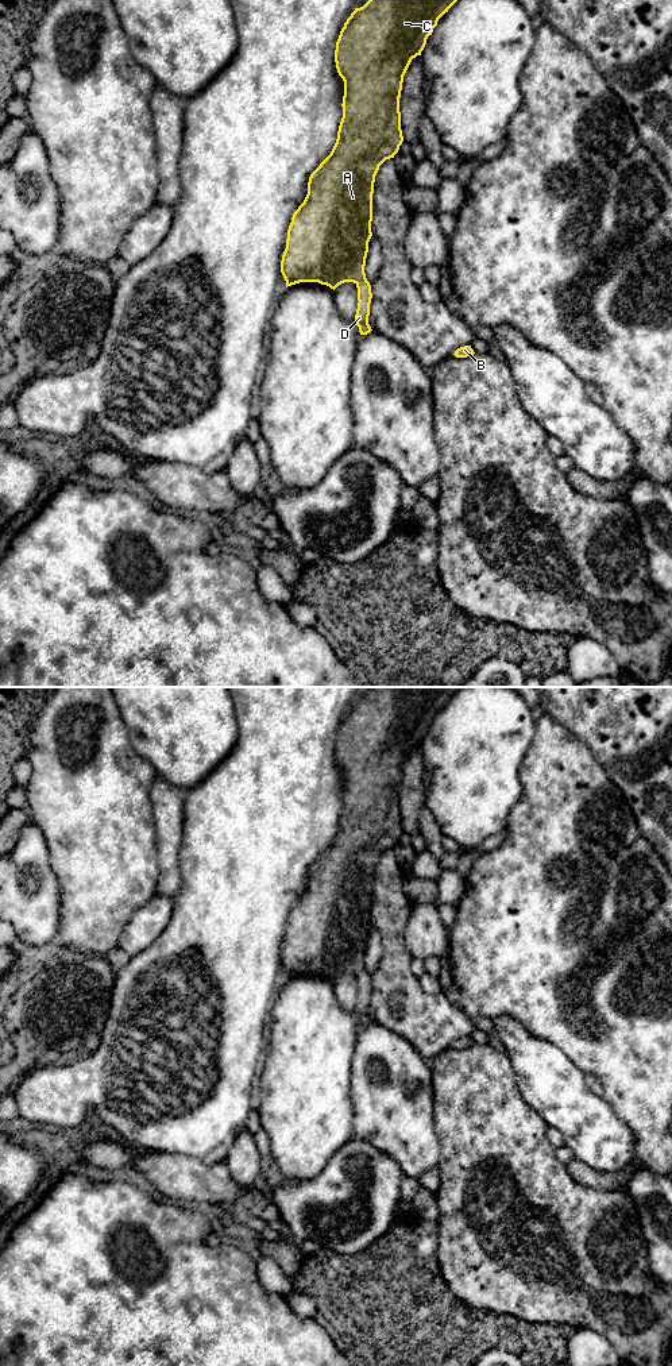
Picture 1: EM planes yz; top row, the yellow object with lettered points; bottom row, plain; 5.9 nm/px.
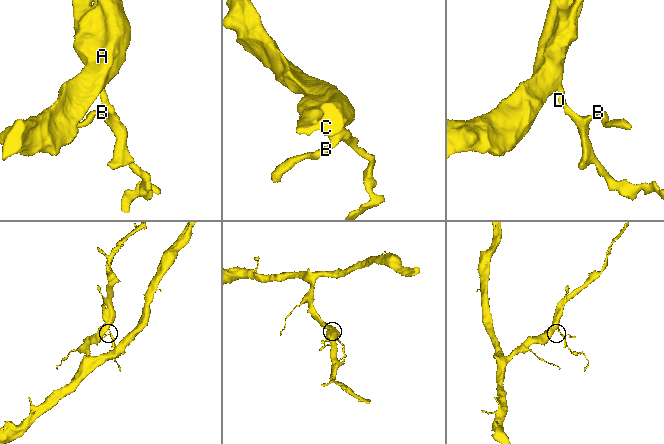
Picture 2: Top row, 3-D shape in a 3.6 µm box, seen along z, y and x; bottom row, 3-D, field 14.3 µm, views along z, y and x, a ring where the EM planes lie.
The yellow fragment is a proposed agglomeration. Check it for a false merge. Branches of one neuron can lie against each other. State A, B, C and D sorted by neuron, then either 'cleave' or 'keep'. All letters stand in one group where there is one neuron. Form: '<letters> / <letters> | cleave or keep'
A B C D | keep

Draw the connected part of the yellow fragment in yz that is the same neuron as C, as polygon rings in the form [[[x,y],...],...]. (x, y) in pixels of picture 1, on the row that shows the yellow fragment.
[[[368,0],[355,8],[344,23],[336,42],[335,62],[339,76],[344,81],[343,117],[336,143],[331,154],[310,174],[308,194],[291,217],[287,229],[286,248],[281,261],[281,273],[286,288],[300,282],[318,282],[336,289],[344,282],[354,282],[358,288],[358,309],[355,323],[360,335],[372,329],[368,324],[371,285],[366,278],[364,266],[368,242],[372,236],[372,193],[379,166],[398,153],[403,142],[401,130],[399,97],[403,76],[413,58],[421,55],[426,39],[432,35],[439,19],[457,0]]]

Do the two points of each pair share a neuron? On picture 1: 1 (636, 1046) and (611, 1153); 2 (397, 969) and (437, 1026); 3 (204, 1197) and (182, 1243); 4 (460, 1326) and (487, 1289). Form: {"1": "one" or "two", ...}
{"1": "two", "2": "one", "3": "two", "4": "two"}

